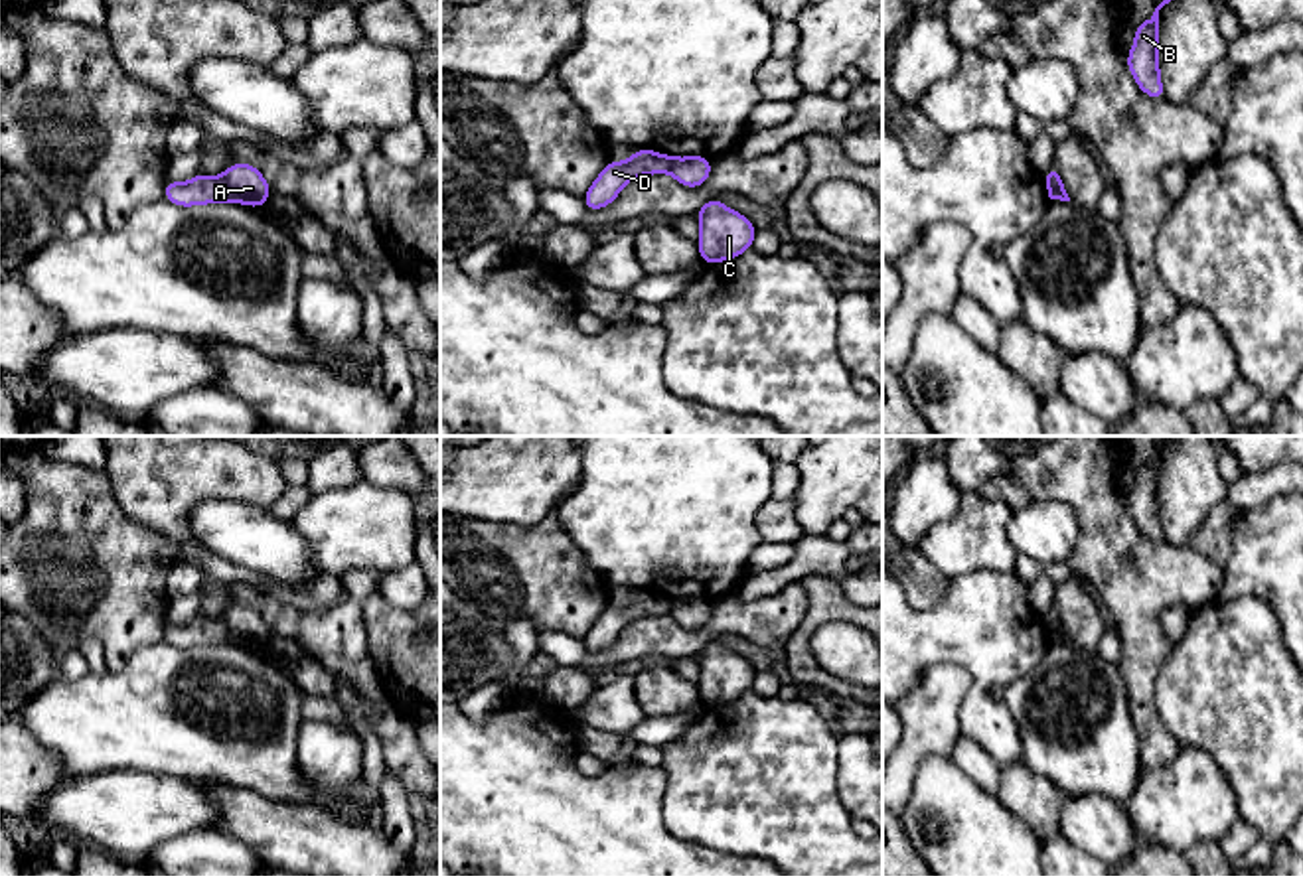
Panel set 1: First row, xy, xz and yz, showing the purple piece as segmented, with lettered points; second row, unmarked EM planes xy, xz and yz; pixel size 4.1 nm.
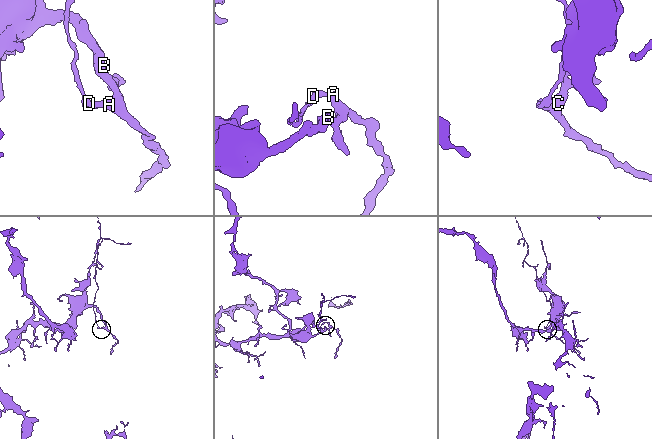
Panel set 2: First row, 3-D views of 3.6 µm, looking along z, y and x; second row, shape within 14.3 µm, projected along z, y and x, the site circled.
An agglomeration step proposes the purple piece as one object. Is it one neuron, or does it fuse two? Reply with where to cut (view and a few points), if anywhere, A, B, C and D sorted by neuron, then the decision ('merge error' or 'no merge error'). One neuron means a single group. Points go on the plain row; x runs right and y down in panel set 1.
cut none; groups A B C D; no merge error

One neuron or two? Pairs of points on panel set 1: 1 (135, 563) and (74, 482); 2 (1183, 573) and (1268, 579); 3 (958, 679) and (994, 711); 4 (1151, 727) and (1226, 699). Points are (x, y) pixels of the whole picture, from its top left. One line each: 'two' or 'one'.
1: one
2: two
3: two
4: two

